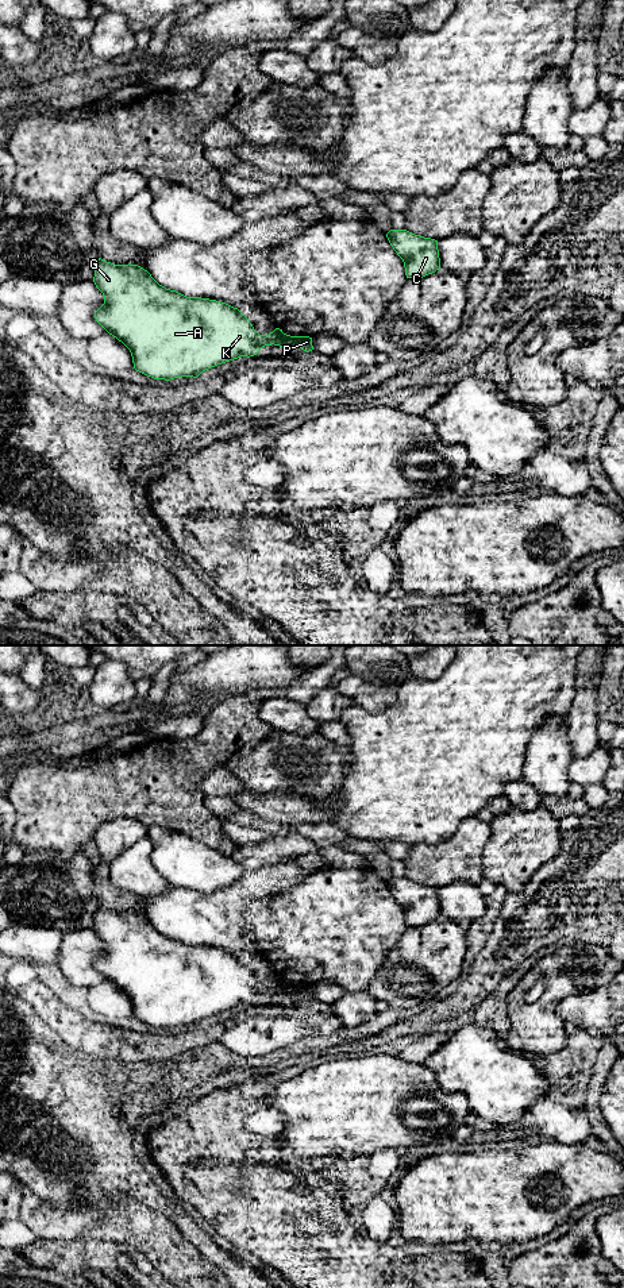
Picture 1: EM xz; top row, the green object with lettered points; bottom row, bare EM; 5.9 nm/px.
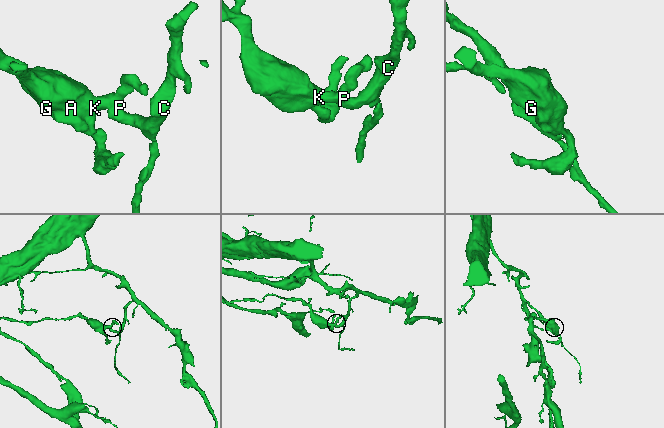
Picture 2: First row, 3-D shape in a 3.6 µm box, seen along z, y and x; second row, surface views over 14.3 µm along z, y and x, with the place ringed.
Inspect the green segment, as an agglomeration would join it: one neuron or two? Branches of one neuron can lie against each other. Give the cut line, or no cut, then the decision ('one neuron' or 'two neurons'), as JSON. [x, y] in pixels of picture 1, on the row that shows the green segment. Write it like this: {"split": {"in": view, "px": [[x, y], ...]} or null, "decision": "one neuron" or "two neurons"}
{"split": {"in": "xz", "px": [[287, 335], [289, 346]]}, "decision": "two neurons"}

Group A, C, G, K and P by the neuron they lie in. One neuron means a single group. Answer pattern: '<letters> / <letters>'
A G K / C P

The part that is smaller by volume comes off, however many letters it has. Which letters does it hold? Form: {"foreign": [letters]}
{"foreign": ["A", "G", "K"]}

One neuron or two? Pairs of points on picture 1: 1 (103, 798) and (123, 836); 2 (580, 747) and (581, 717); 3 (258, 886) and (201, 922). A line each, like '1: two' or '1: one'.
1: two
2: one
3: one

